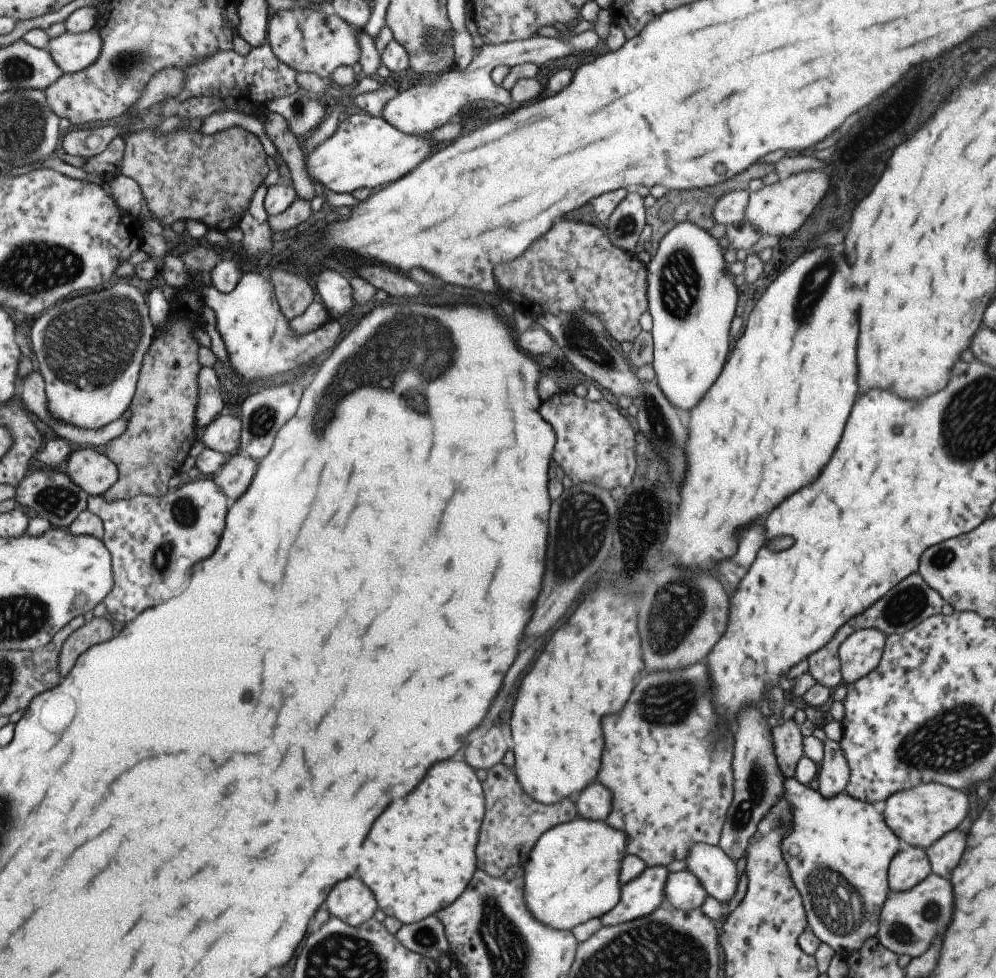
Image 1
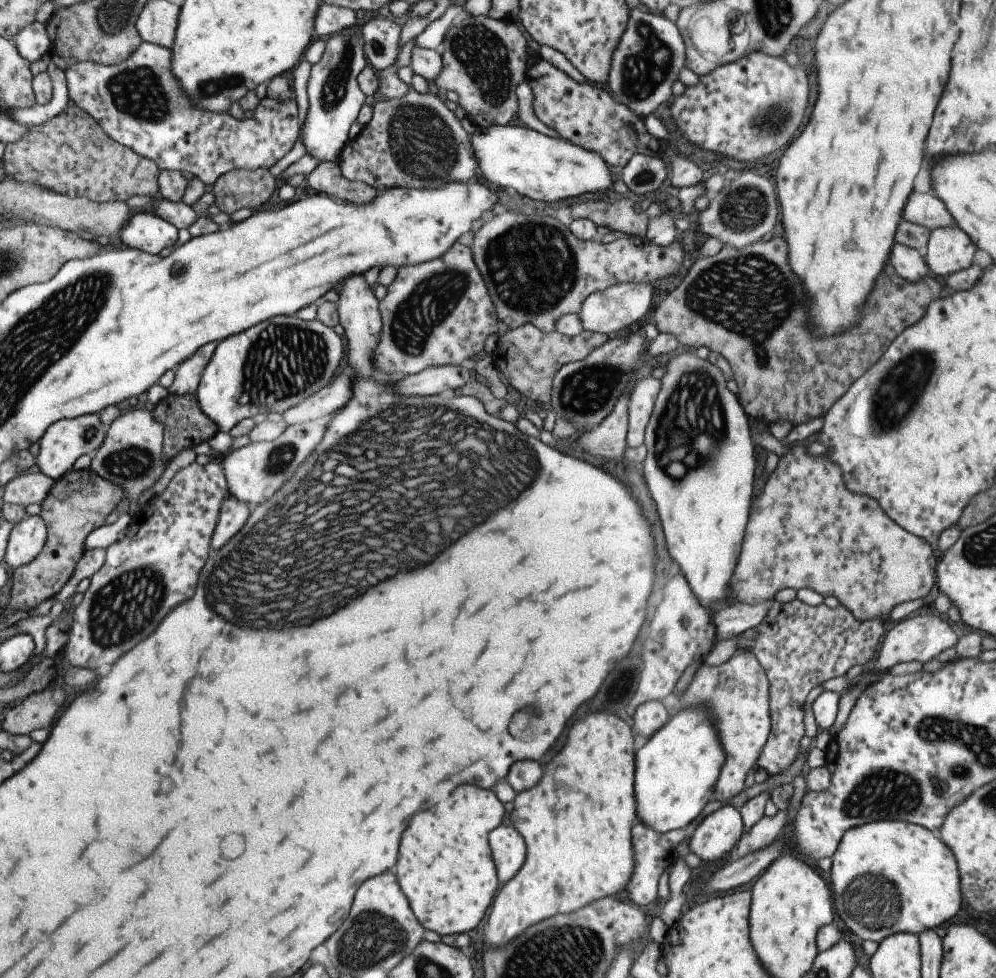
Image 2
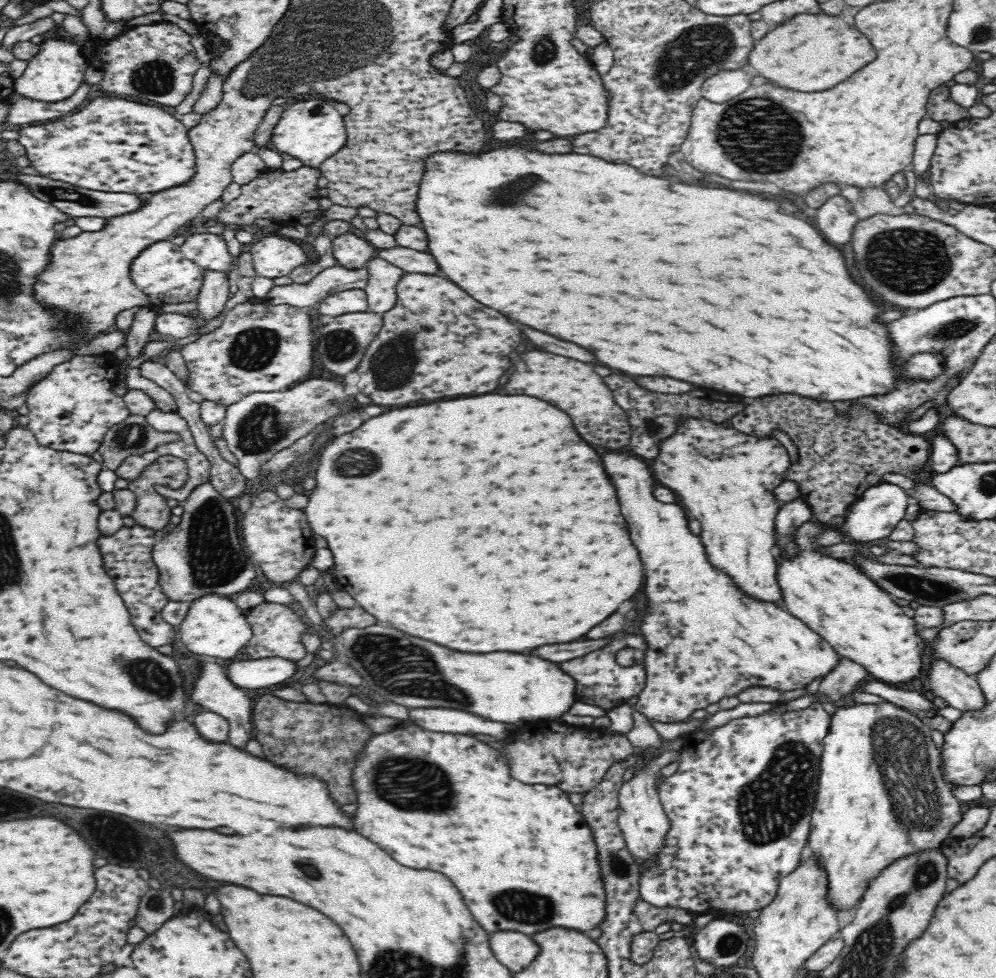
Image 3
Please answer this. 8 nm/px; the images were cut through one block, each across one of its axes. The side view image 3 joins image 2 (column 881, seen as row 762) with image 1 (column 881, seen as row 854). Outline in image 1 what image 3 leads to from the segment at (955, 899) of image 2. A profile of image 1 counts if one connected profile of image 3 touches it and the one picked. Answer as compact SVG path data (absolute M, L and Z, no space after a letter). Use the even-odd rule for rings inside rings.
M796 777L786 778L783 786L791 808L791 826L780 848L790 878L800 893L807 923L821 942L829 944L837 953L857 951L866 939L877 936L881 908L890 892L889 864L899 851L900 839L872 803L855 799L845 790L826 798L818 790L798 782Z

